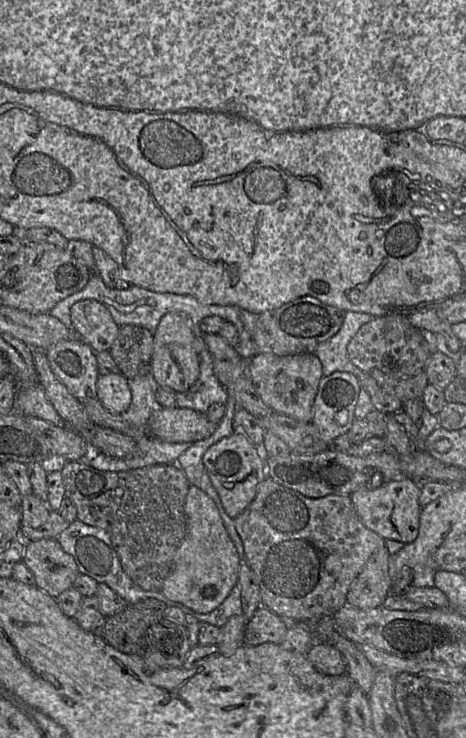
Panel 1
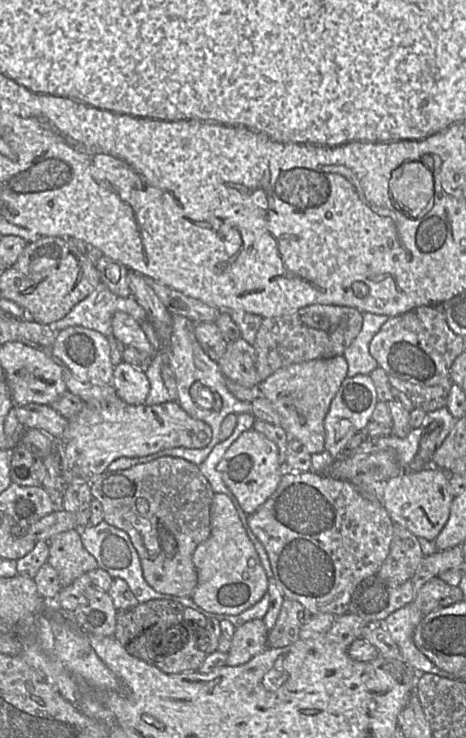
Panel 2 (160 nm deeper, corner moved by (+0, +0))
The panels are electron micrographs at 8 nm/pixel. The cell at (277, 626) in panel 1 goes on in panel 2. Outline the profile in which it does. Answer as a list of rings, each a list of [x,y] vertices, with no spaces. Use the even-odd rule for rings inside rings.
[[[285,599],[274,627],[268,631],[267,647],[282,648],[299,640],[301,627],[312,616],[299,602]]]

